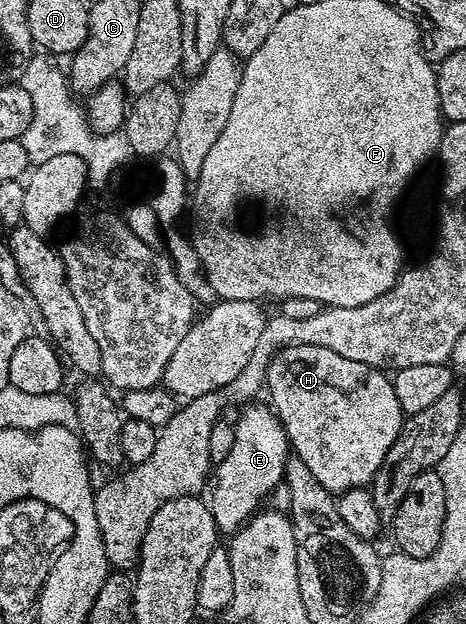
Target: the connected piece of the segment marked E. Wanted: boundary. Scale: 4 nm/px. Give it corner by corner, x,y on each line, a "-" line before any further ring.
250,403
240,410
241,418
233,429
233,442
221,462
216,462
211,477
213,494
207,497
209,510
218,530
232,535
262,508
261,500
268,498
285,479
285,465
291,456
289,436
280,419
268,404

